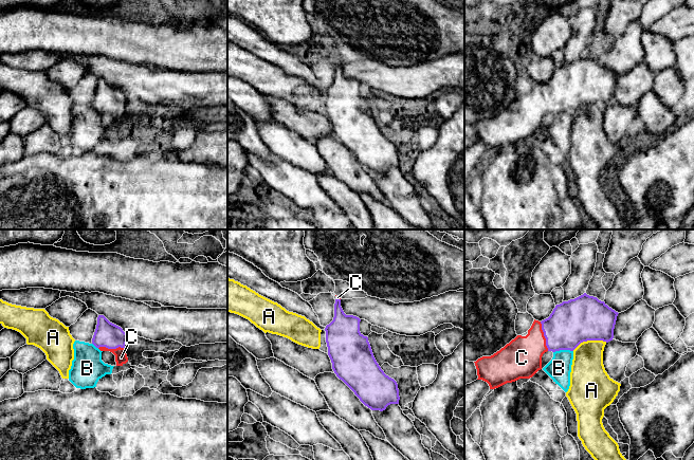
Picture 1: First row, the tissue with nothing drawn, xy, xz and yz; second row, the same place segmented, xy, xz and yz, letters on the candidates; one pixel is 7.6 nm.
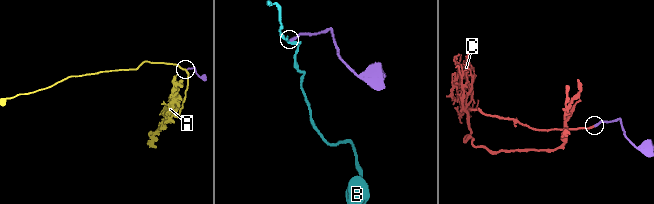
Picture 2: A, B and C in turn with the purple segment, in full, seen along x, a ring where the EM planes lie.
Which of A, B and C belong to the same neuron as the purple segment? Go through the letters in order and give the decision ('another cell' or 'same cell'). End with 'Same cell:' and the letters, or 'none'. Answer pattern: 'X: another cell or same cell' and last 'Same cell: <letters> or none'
A: another cell
B: another cell
C: same cell
Same cell: C

